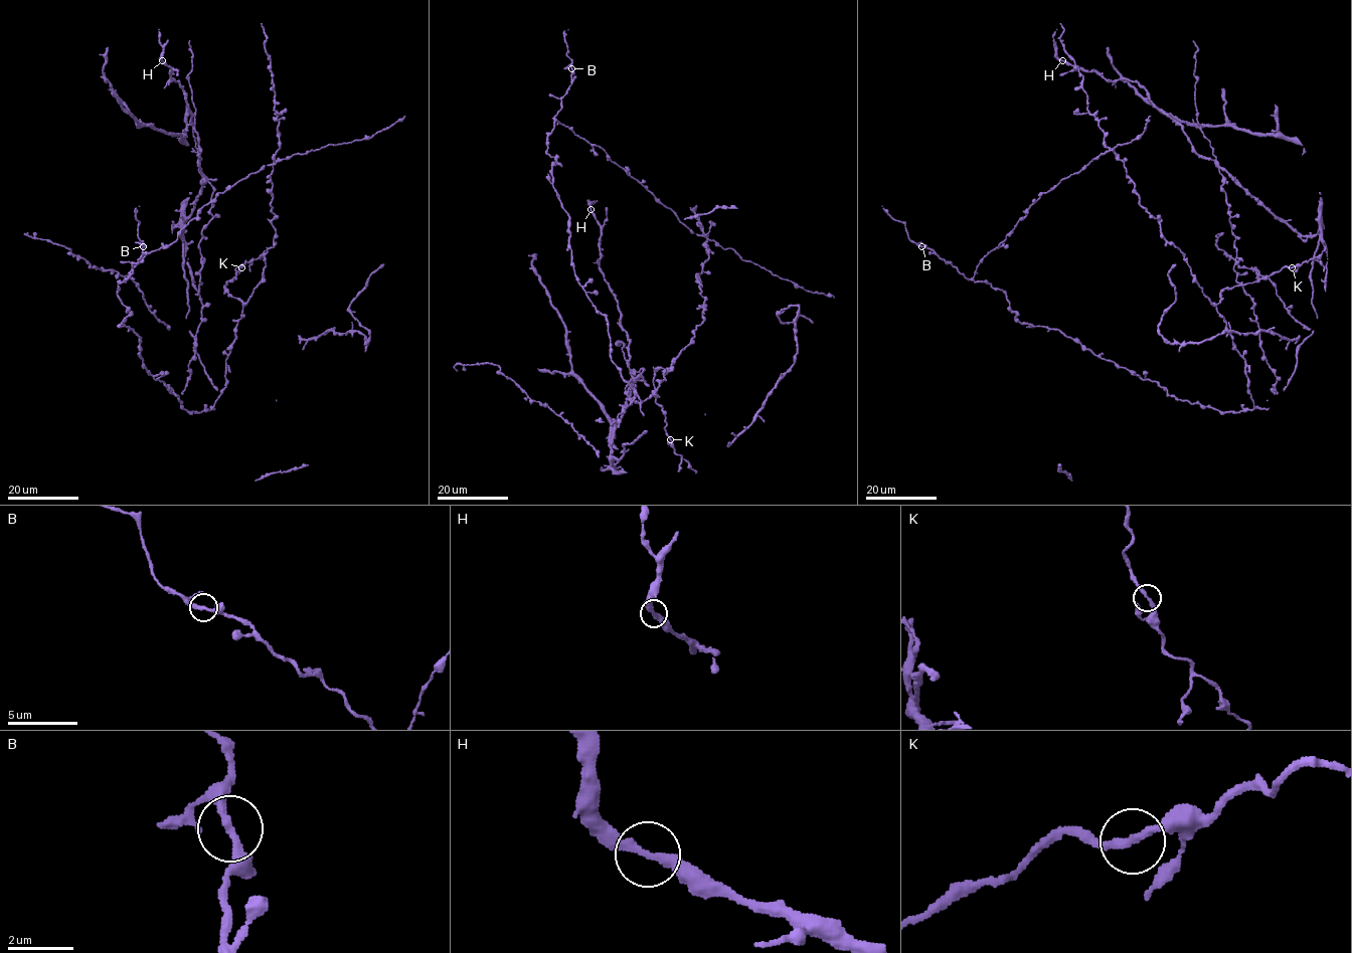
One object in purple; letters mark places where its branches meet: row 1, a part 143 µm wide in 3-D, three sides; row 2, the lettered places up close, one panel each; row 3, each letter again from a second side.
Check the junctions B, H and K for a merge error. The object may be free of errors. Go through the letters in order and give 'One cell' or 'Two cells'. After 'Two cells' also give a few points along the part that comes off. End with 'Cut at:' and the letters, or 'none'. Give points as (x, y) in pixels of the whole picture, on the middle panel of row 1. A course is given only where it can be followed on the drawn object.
B: One cell
H: One cell
K: One cell
Cut at: none

